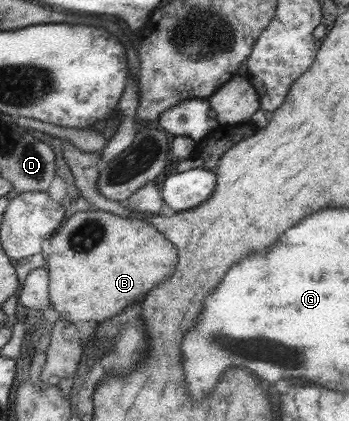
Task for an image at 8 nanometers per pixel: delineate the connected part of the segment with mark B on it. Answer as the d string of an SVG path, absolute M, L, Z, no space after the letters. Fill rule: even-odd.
M93 208L89 211L77 211L57 234L50 238L50 246L46 252L49 273L49 300L60 318L73 324L85 320L95 320L97 324L107 321L121 313L129 305L141 303L147 292L165 282L171 274L176 272L179 264L179 251L166 235L153 227L149 221L141 218L119 218L110 212L99 212Z

